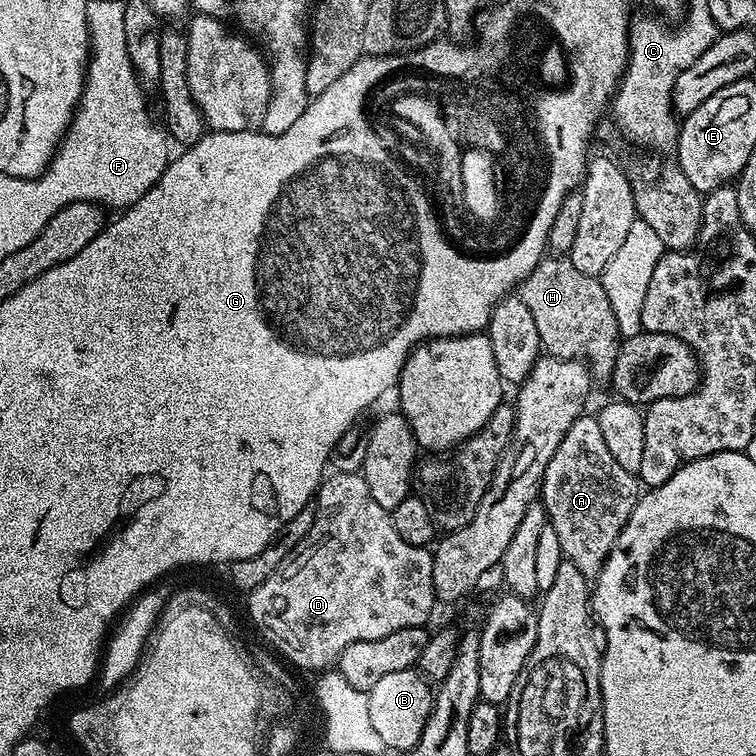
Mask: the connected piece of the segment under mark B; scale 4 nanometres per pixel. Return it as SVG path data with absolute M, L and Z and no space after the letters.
M408 669L386 674L368 692L370 722L389 751L398 750L402 754L417 744L434 699L431 687L428 687L429 683L419 671Z

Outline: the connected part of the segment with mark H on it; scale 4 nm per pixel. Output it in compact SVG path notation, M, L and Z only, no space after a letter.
M545 258L520 283L518 295L538 325L540 347L547 355L557 356L559 360L579 358L588 365L593 381L611 381L622 334L610 298L606 298L606 290L597 277L582 274L567 258Z

